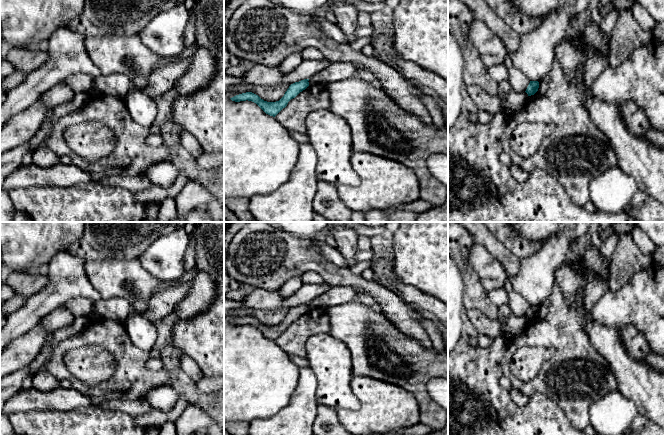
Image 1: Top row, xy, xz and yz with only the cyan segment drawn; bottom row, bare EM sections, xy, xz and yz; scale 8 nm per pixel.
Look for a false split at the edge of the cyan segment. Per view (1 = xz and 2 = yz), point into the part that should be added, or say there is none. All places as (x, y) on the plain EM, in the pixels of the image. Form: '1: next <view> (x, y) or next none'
1: next none
2: next none

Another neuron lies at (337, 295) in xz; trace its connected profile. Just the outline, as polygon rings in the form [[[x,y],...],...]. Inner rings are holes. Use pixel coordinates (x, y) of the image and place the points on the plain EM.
[[[336,286],[331,287],[326,293],[314,298],[309,302],[309,309],[317,307],[330,307],[349,303],[356,298],[357,292],[350,286]]]

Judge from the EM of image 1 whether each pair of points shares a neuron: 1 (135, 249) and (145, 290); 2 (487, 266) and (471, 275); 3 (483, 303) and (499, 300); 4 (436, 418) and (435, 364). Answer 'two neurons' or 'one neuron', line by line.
1: two neurons
2: two neurons
3: two neurons
4: one neuron

